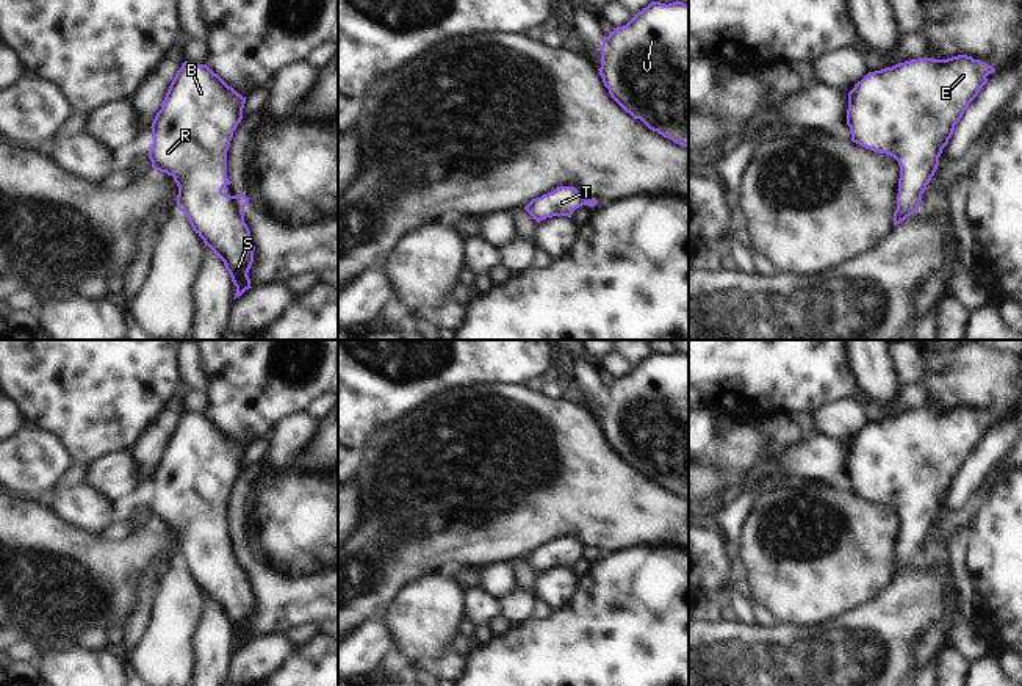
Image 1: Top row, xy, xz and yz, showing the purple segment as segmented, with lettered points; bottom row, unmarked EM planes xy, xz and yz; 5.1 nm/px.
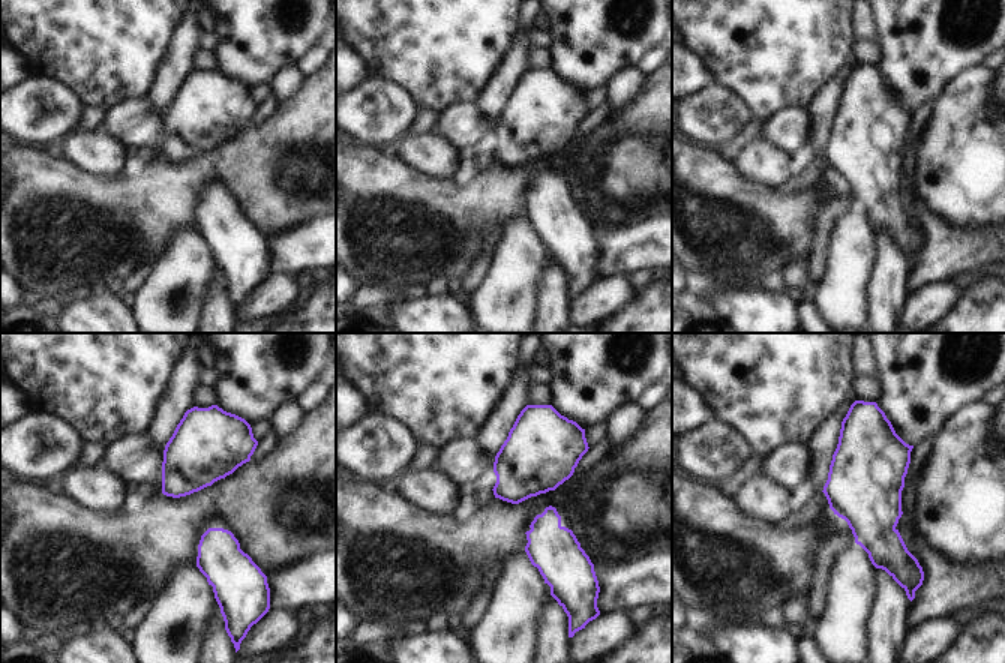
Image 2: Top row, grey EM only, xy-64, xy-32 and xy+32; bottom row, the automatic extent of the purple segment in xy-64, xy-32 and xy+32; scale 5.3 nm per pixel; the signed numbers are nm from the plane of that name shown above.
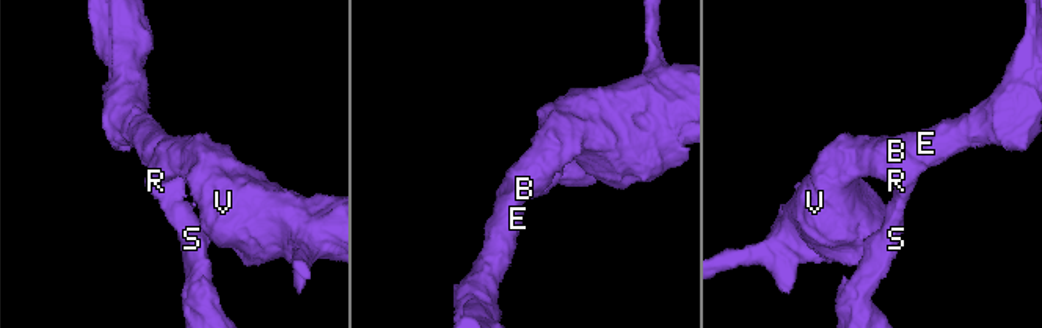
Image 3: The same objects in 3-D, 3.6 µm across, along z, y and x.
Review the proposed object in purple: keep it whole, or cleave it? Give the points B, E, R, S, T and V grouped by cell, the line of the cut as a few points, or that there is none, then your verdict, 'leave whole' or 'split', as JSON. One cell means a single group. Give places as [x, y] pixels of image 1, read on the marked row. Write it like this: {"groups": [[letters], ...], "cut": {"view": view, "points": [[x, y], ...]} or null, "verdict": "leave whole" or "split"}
{"groups": [["B", "E", "R", "S", "T", "V"]], "cut": null, "verdict": "leave whole"}

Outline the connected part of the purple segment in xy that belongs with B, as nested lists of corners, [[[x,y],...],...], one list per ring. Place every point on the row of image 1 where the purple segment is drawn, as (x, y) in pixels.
[[[185,61],[177,70],[161,110],[152,122],[153,144],[149,150],[152,168],[174,177],[178,186],[177,207],[183,211],[193,230],[225,265],[233,285],[235,299],[250,287],[247,276],[254,263],[254,240],[244,222],[243,208],[249,204],[244,194],[230,196],[222,190],[227,179],[227,150],[233,132],[243,119],[246,97],[229,86],[207,64]]]

